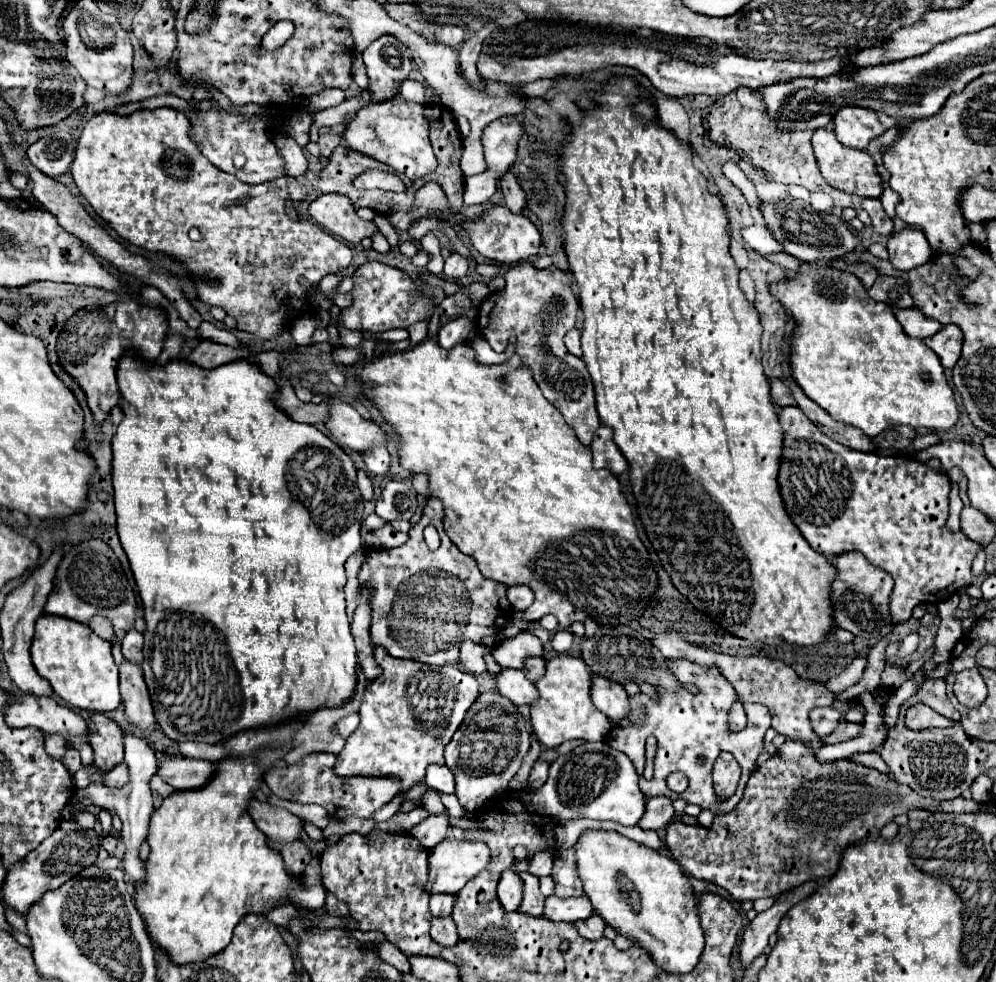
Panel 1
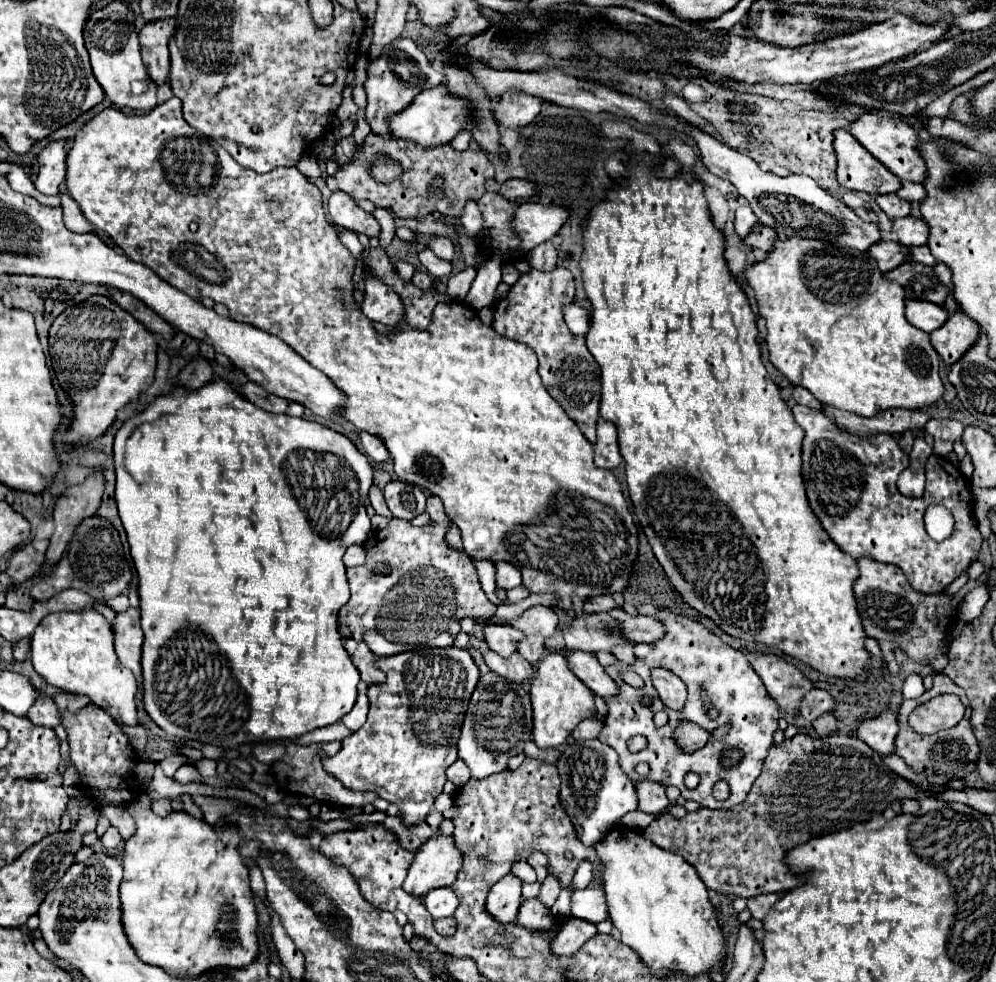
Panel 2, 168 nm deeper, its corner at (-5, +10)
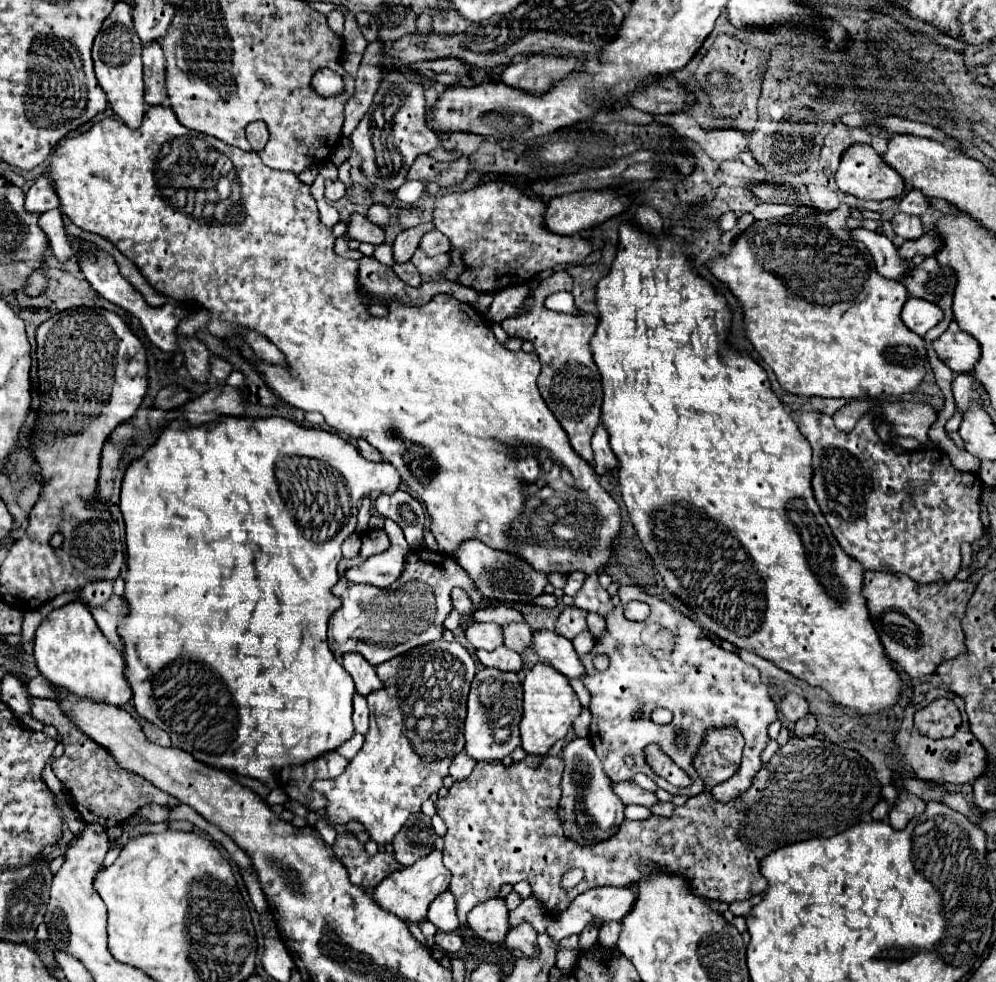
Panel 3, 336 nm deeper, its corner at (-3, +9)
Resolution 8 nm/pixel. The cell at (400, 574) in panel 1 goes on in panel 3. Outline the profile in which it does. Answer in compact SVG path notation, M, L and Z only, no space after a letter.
M369 529L361 535L363 547L355 559L339 561L339 581L333 587L333 593L341 597L343 605L329 619L329 647L333 653L361 653L371 665L385 663L413 647L443 639L443 621L453 611L451 591L455 587L463 589L473 601L475 609L485 609L487 599L479 593L477 585L463 573L463 567L453 557L443 557L439 563L423 559L423 555L443 555L429 549L409 551L405 557L405 569L399 579L381 589L373 585L355 585L345 579L345 571L363 563L367 557L383 553L391 547L391 541L383 529Z

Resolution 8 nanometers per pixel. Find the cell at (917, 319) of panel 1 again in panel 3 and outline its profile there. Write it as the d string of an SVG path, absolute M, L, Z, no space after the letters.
M909 297L901 311L901 319L911 331L925 337L925 333L943 319L943 311L937 305L931 305L931 301L919 301Z

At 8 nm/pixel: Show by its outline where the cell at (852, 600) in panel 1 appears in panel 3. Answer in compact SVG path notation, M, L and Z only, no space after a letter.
M865 571L863 579L863 597L885 653L913 679L931 675L943 661L963 653L965 635L959 623L973 589L971 581L953 579L951 583L919 585L907 575L885 571Z

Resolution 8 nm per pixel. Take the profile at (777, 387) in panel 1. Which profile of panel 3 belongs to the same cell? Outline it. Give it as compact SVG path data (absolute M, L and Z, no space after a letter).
M811 397L809 399L809 403L811 403L811 407L815 409L815 411L821 411L821 413L825 413L825 415L833 415L843 403L847 403L845 399L823 399L823 397Z

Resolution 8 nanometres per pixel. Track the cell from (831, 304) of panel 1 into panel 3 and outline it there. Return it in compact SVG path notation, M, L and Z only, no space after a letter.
M841 203L835 211L829 213L829 217L827 215L795 217L795 219L793 217L781 217L781 219L755 221L745 233L741 233L737 237L735 247L727 255L709 261L709 269L719 281L727 283L729 289L733 291L733 295L737 295L737 299L741 301L743 311L745 311L749 341L753 343L753 347L761 355L761 359L773 369L773 373L777 375L777 381L781 383L781 387L785 391L795 393L795 395L805 395L805 397L817 395L817 397L835 397L835 399L859 399L859 397L881 397L881 395L899 397L899 395L905 395L905 393L913 393L921 385L921 381L927 373L927 369L925 369L927 349L925 349L925 341L917 333L907 329L905 323L899 317L899 313L901 313L901 309L907 301L907 289L899 281L879 275L877 269L875 269L871 253L859 241L853 241L849 237L847 229L845 229L849 213L851 213L851 207Z

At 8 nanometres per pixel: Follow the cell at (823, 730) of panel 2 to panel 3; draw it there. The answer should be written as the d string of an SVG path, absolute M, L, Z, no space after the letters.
M807 715L807 717L803 717L803 719L799 719L797 723L795 723L795 735L797 737L809 737L809 735L815 735L815 731L817 731L817 719L813 717L813 715Z

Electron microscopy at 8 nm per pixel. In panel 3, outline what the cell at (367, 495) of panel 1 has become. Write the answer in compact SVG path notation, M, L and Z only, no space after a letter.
M385 519L383 527L391 539L391 549L367 559L357 567L351 567L345 577L351 579L353 583L371 583L377 587L387 587L391 585L403 571L403 561L405 553L409 551L409 545L403 537L403 531L399 525L395 525L391 519Z

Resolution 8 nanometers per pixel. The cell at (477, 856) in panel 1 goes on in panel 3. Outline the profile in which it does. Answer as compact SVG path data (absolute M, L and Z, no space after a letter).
M431 851L427 857L421 857L419 861L415 861L409 867L403 867L395 873L391 873L389 877L385 877L377 889L373 891L373 899L387 909L389 913L395 913L397 917L401 917L403 921L413 921L419 923L425 919L427 915L427 907L429 903L443 891L449 889L449 881L451 881L451 873L445 869L443 861L441 861L441 851Z

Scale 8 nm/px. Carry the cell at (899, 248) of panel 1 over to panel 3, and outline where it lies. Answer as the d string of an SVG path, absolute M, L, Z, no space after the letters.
M901 211L895 213L895 217L891 219L891 225L893 225L895 235L901 237L901 239L919 239L925 233L919 217L907 215L907 213L901 213Z

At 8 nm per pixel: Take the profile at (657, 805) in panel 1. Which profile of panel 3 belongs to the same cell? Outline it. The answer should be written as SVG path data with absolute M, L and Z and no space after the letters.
M623 781L623 783L613 783L613 791L619 795L619 799L625 805L645 805L651 807L657 803L657 797L645 789L641 789L635 781Z

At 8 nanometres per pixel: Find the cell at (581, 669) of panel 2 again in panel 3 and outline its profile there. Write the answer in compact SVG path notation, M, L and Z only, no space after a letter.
M535 631L533 633L533 651L545 659L551 667L559 669L569 679L581 679L585 673L585 667L573 647L571 641L565 637L559 637L551 631Z

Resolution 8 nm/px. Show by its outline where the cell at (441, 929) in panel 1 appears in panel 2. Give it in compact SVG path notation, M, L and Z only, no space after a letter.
M445 918L445 920L435 920L435 930L441 936L453 936L455 934L455 918Z

